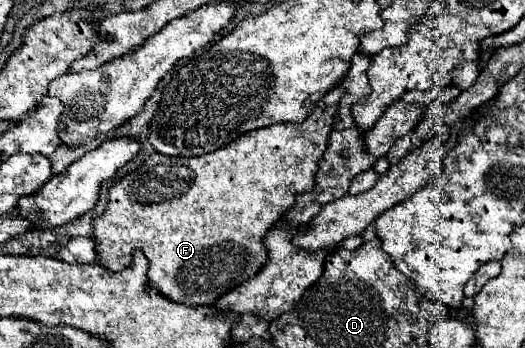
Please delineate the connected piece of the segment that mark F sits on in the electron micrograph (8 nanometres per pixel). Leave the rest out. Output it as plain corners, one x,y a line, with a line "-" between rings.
342,88
330,90
322,102
326,108
316,108
300,124
274,124
242,134
232,144
196,158
168,158
152,154
146,158
138,172
126,174
108,190
108,204
102,216
94,224
96,262
108,270
126,268
132,260
132,252
140,248
150,260
148,282
164,298
186,304
190,308
212,306
222,294
230,292
238,284
252,278
260,266
268,260
264,248
264,236
286,210
294,206
298,192
312,188
314,170
328,146
328,134
338,120
336,108
342,96

